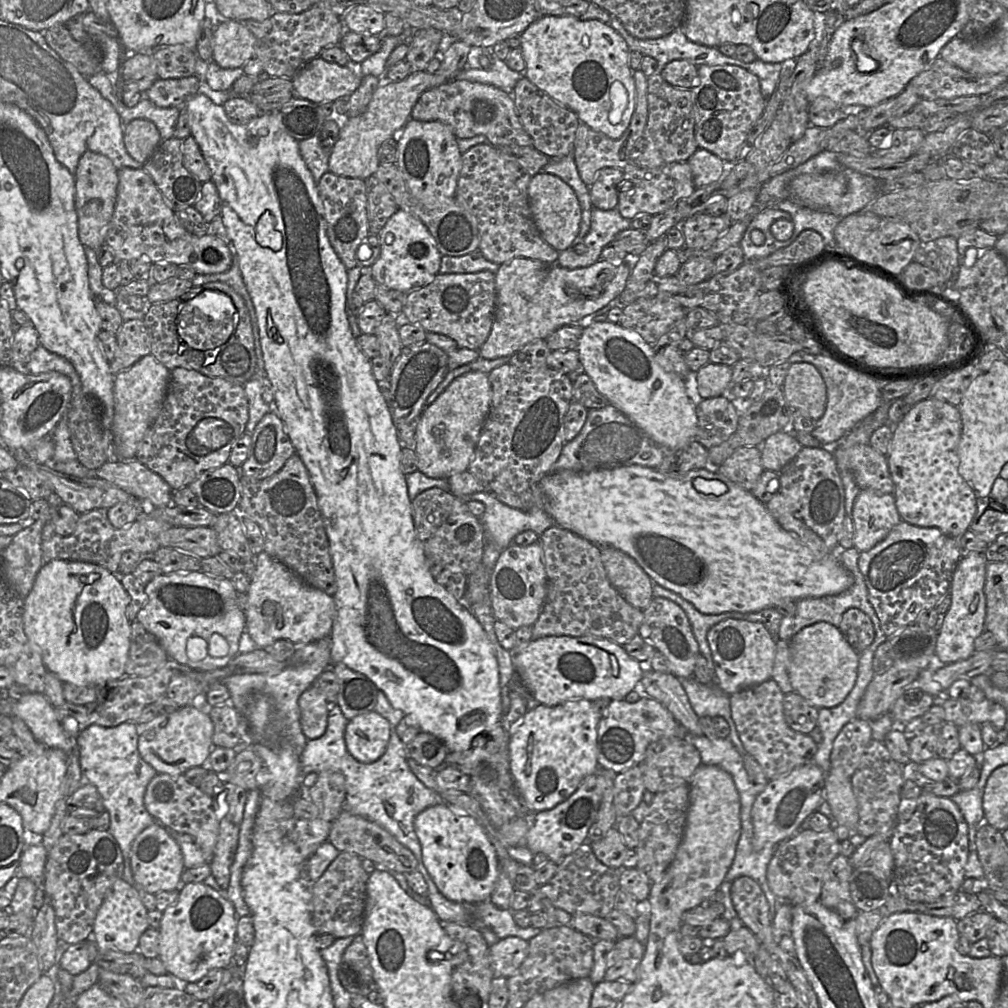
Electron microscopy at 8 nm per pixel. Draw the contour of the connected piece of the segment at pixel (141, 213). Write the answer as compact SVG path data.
M142 168L117 170L117 198L106 233L105 243L111 248L115 261L147 259L151 263L169 262L188 265L196 274L225 272L233 262L231 246L216 236L195 236L185 230L175 219L151 176Z

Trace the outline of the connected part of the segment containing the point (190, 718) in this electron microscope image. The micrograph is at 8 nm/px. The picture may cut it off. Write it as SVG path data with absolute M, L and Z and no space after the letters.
M203 703L186 705L170 714L161 713L144 723L144 731L138 740L139 753L158 773L181 775L190 768L207 765L214 748L215 726L203 705Z

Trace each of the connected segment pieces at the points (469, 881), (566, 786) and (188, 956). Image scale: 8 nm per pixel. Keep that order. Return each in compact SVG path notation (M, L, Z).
M439 804L415 817L414 831L421 845L423 864L445 898L467 903L490 900L499 874L499 862L493 845L474 818L455 814Z
M570 699L557 706L540 704L511 728L510 772L528 813L550 810L569 798L589 775L596 773L600 717L587 699Z
M204 883L183 885L175 903L162 912L159 956L170 976L197 982L210 972L233 964L237 913L233 904Z

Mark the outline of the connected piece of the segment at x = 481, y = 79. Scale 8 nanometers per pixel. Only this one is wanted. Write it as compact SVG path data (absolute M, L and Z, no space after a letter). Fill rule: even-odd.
M492 51L489 55L490 69L465 67L455 79L464 79L472 82L493 85L508 94L513 93L514 87L524 73L510 69L506 62L499 59Z

